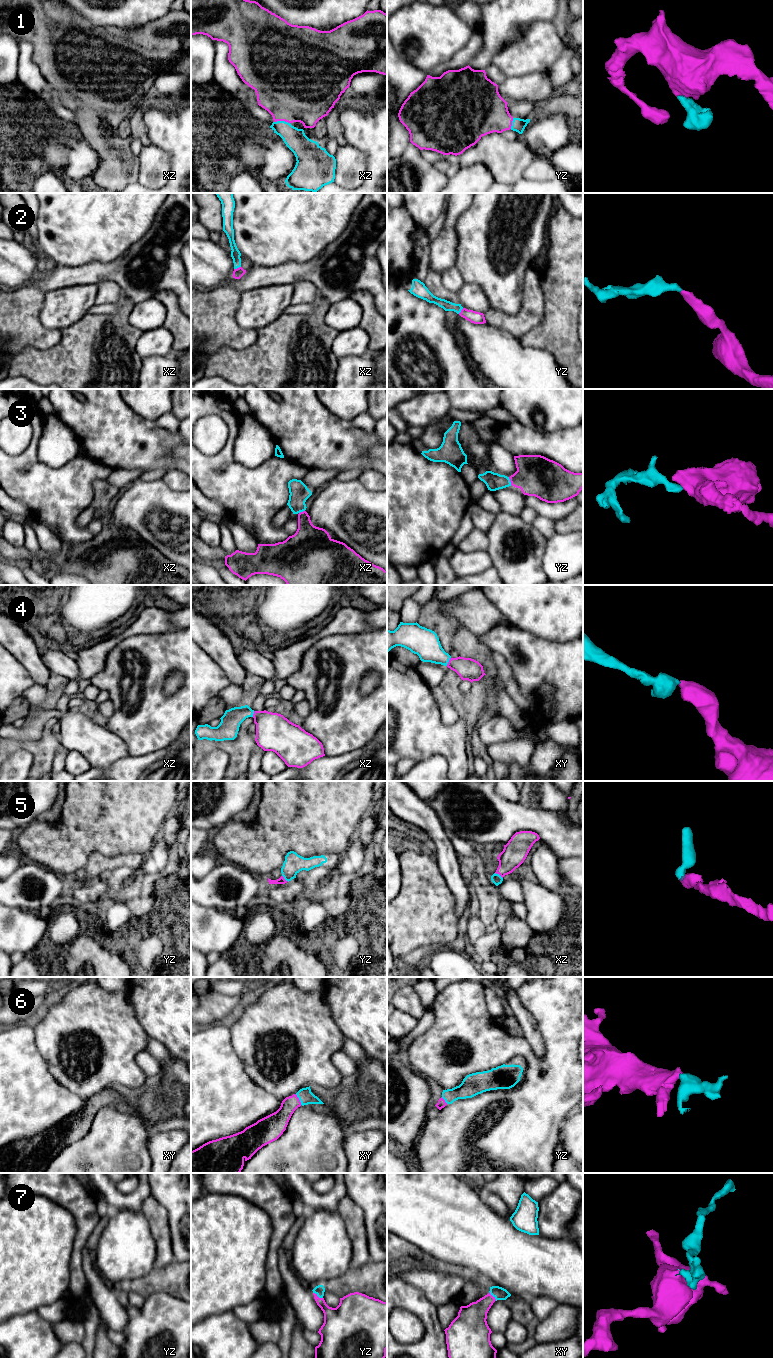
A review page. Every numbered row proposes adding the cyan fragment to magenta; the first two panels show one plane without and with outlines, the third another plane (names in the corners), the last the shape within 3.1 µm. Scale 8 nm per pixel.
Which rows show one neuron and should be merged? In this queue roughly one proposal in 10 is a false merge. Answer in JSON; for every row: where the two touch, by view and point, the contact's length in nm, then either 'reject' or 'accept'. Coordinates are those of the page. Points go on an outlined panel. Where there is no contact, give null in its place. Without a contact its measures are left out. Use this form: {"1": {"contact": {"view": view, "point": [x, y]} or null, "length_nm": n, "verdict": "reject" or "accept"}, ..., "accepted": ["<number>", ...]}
{"1": {"contact": {"view": "xz", "point": [282, 120]}, "length_nm": 130, "verdict": "accept"}, "2": {"contact": {"view": "xz", "point": [237, 268]}, "length_nm": 60, "verdict": "accept"}, "3": {"contact": {"view": "yz", "point": [510, 481]}, "length_nm": 70, "verdict": "accept"}, "4": {"contact": {"view": "xy", "point": [449, 661]}, "length_nm": 80, "verdict": "accept"}, "5": {"contact": {"view": "xz", "point": [499, 874]}, "length_nm": 80, "verdict": "accept"}, "6": {"contact": {"view": "xy", "point": [298, 1099]}, "length_nm": 100, "verdict": "accept"}, "7": {"contact": {"view": "yz", "point": [317, 1296]}, "length_nm": 90, "verdict": "accept"}, "accepted": ["1", "2", "3", "4", "5", "6", "7"]}

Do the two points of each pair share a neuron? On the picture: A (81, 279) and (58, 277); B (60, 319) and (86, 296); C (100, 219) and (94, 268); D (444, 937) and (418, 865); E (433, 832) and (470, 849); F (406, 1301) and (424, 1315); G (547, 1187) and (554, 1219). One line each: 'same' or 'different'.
A: same
B: same
C: different
D: same
E: different
F: same
G: different

